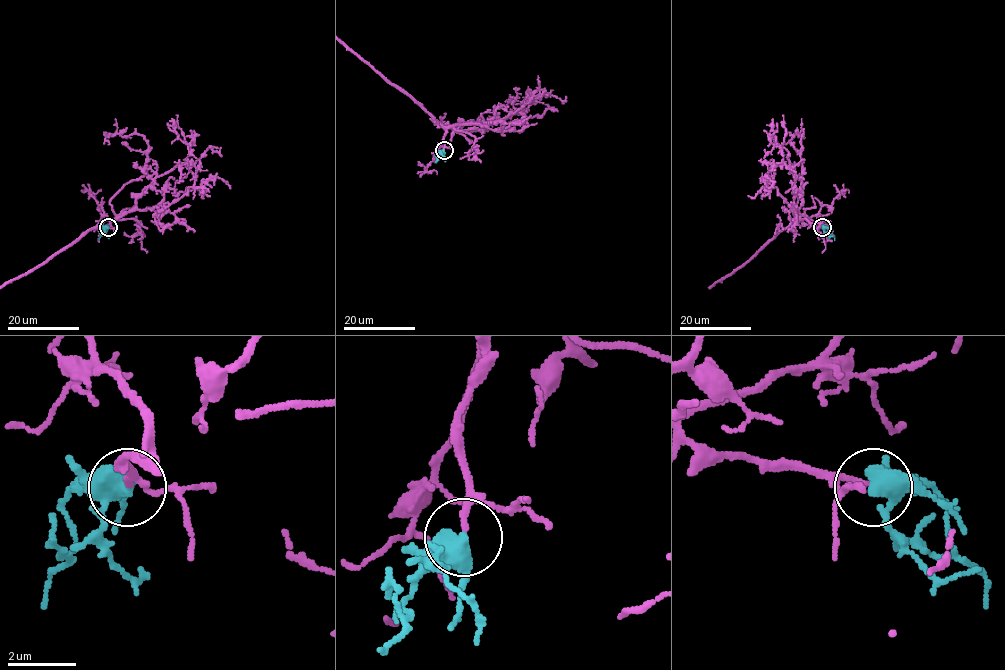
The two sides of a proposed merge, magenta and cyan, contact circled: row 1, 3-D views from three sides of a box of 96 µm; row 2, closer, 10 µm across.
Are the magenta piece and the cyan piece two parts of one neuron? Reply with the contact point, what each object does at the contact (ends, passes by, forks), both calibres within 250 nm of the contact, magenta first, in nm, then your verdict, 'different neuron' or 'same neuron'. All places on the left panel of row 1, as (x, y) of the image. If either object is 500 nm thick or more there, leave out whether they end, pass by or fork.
place (108, 227); magenta ends; cyan forks; calibres 180 and 420 nm; same neuron

